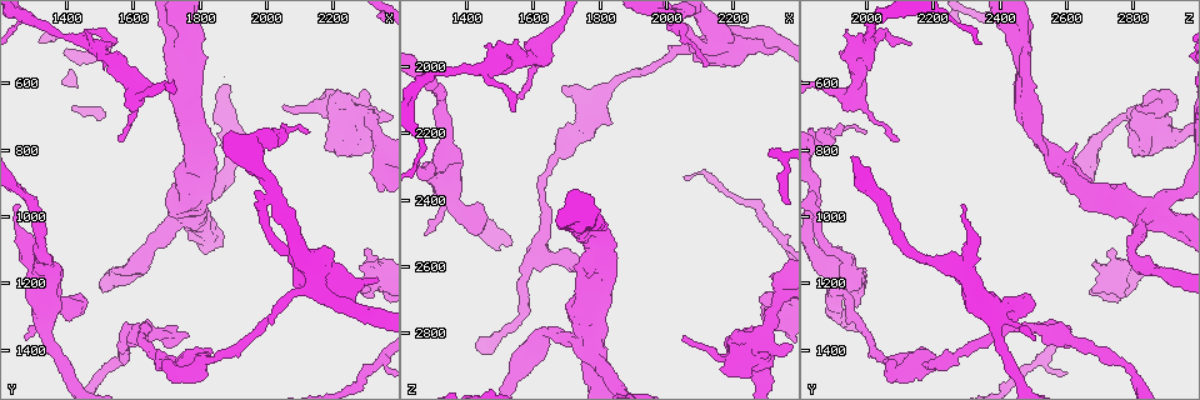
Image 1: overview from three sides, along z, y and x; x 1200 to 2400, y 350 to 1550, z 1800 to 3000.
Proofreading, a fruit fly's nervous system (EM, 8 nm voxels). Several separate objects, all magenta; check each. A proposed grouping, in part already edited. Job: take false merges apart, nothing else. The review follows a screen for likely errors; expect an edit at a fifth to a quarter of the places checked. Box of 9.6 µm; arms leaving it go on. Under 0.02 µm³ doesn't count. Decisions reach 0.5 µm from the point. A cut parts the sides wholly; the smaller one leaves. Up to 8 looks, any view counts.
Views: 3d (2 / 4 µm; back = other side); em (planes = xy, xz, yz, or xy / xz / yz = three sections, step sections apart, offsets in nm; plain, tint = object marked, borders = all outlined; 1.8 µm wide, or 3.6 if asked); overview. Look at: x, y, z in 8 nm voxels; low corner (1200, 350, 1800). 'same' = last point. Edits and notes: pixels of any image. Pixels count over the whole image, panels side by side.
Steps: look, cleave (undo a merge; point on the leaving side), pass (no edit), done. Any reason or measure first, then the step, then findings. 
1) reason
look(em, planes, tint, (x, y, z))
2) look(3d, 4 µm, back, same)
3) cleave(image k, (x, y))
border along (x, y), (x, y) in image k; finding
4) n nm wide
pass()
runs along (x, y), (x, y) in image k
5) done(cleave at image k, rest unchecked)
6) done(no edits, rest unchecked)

arms run side by side
look(3d, 4 µm, (2230, 710, 2870))

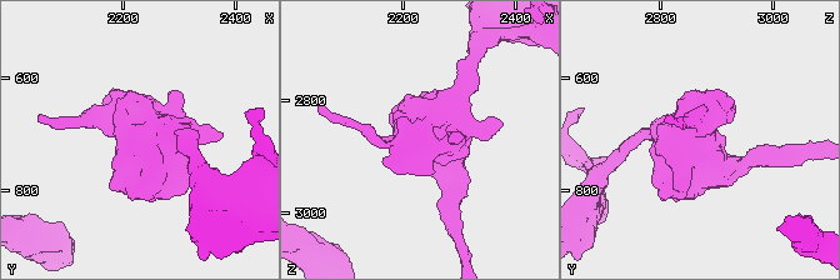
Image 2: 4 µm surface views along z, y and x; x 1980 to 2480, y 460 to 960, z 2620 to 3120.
look(em, xz, step 8, tint, (2235, 710, 2865))

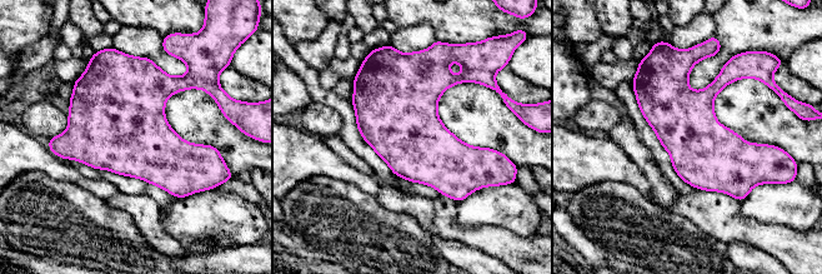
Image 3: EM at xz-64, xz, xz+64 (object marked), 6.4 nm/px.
another direction
look(em, planes, borders, same)

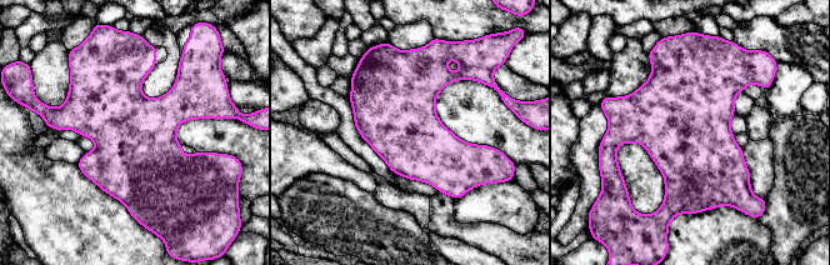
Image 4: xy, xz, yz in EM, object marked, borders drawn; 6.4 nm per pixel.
pass()
one cell here

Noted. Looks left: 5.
calibre changes
look(em, 3.6 µm, planes, tint, (1760, 990, 2820))

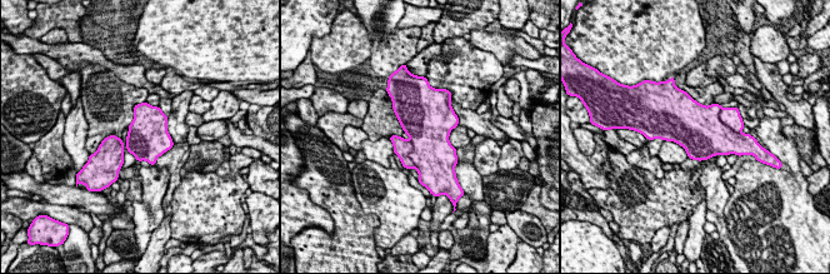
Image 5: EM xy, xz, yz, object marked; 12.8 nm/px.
cleave(image 5, (730, 116))
border along (720, 109), (720, 120), (740, 133) in image 5; two cells meet here

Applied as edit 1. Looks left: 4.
see it whole again
look(overview)

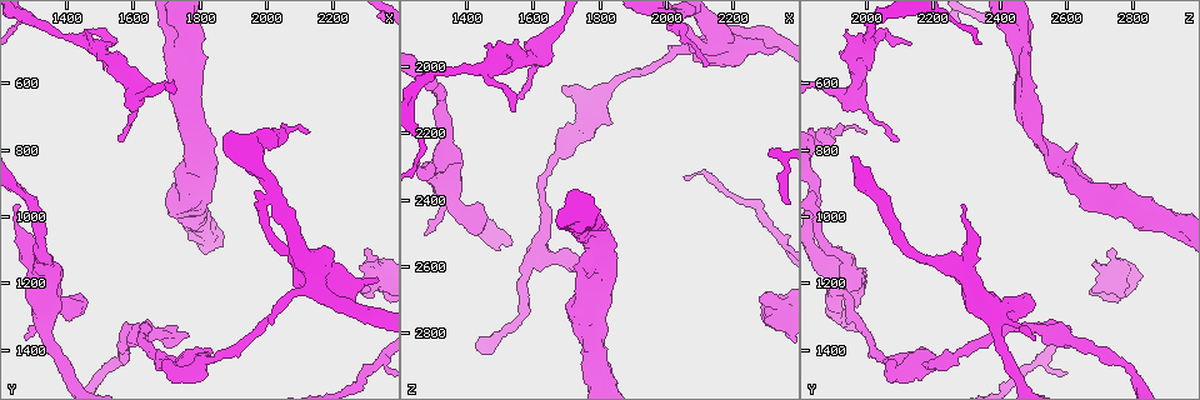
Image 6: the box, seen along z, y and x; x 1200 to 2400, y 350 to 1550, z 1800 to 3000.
two arms in line, one across
look(3d, 4 µm, (1800, 840, 2590))

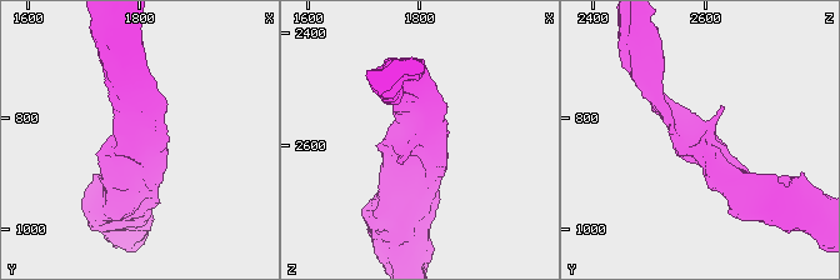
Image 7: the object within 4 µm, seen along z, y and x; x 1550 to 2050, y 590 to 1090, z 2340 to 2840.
look(em, 3.6 µm, xz, step 4, plain, (1800, 835, 2580))

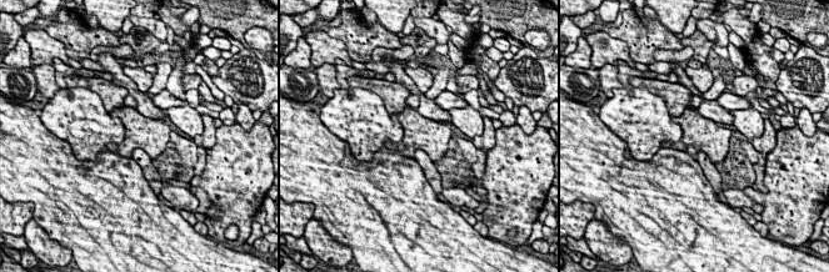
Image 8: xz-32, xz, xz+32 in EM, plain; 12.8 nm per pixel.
look(em, 3.6 µm, xz, step 4, tint, same)

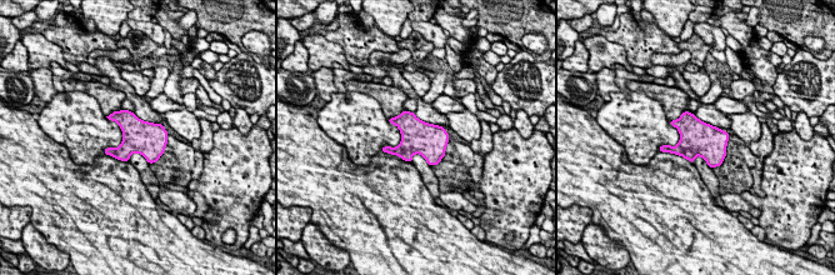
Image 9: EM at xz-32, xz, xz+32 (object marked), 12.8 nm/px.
pass()
all the same cell

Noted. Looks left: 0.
done(cleave at image 5, rest unchecked)

